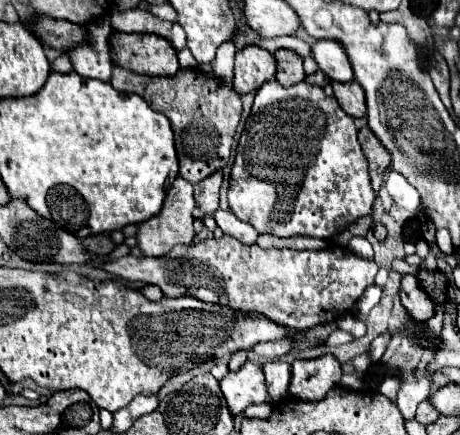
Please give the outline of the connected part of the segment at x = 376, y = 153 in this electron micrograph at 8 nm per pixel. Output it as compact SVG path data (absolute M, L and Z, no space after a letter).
M364 126L360 132L358 132L358 140L360 140L360 146L368 158L368 164L370 164L370 180L372 180L372 190L374 194L378 194L380 186L382 186L382 178L384 178L384 172L390 168L392 164L392 158L390 158L390 152L380 144L380 140L374 136L374 132Z

